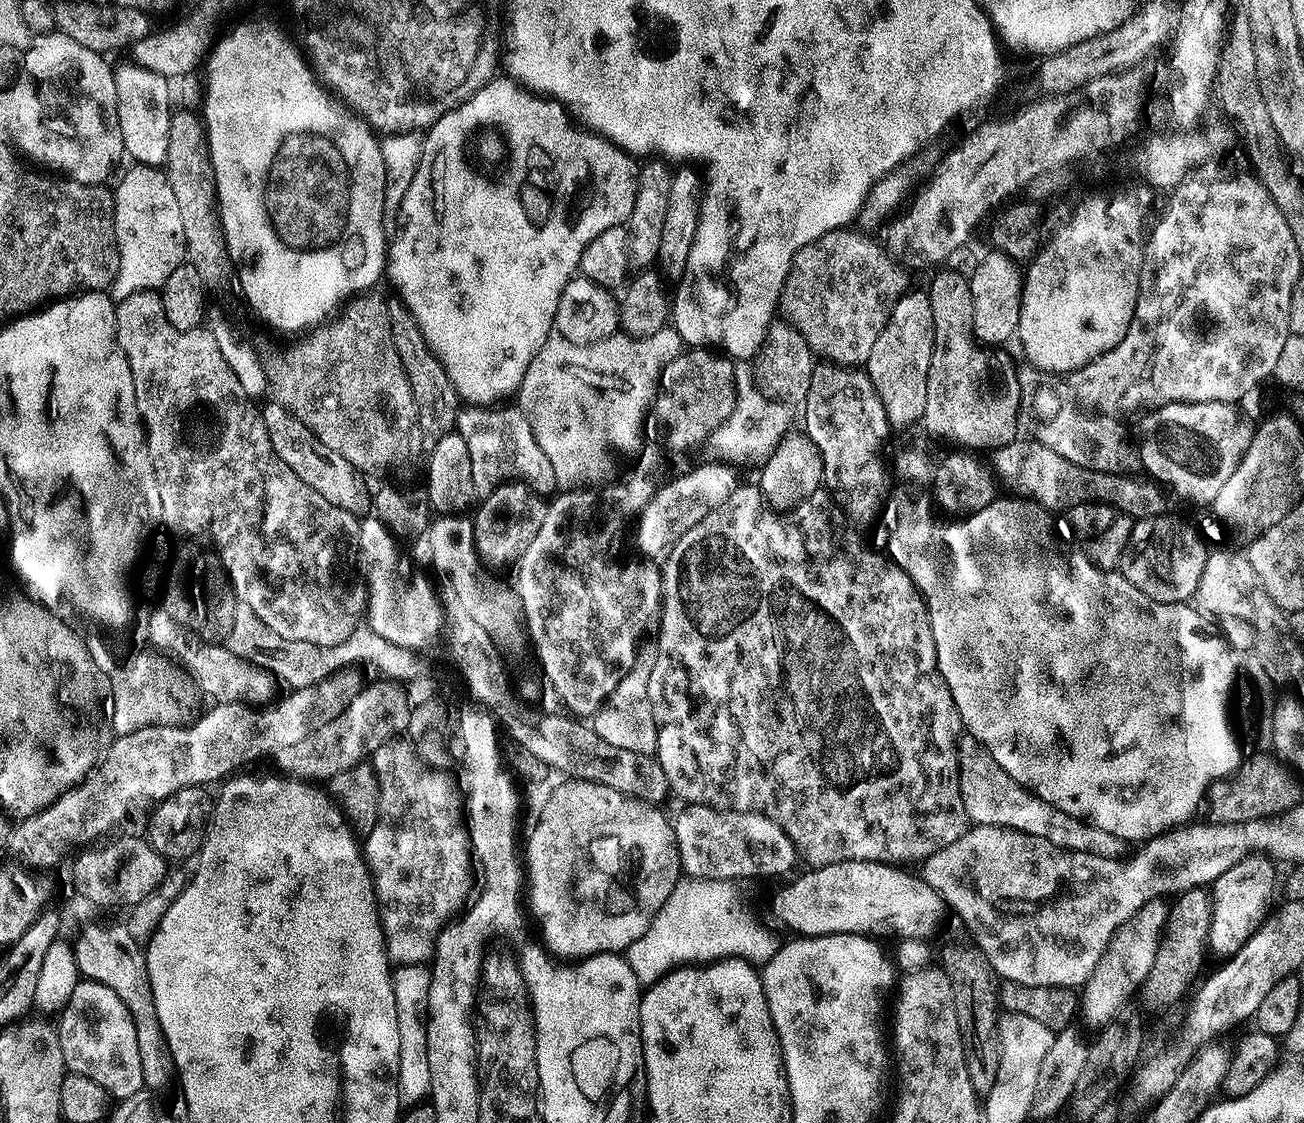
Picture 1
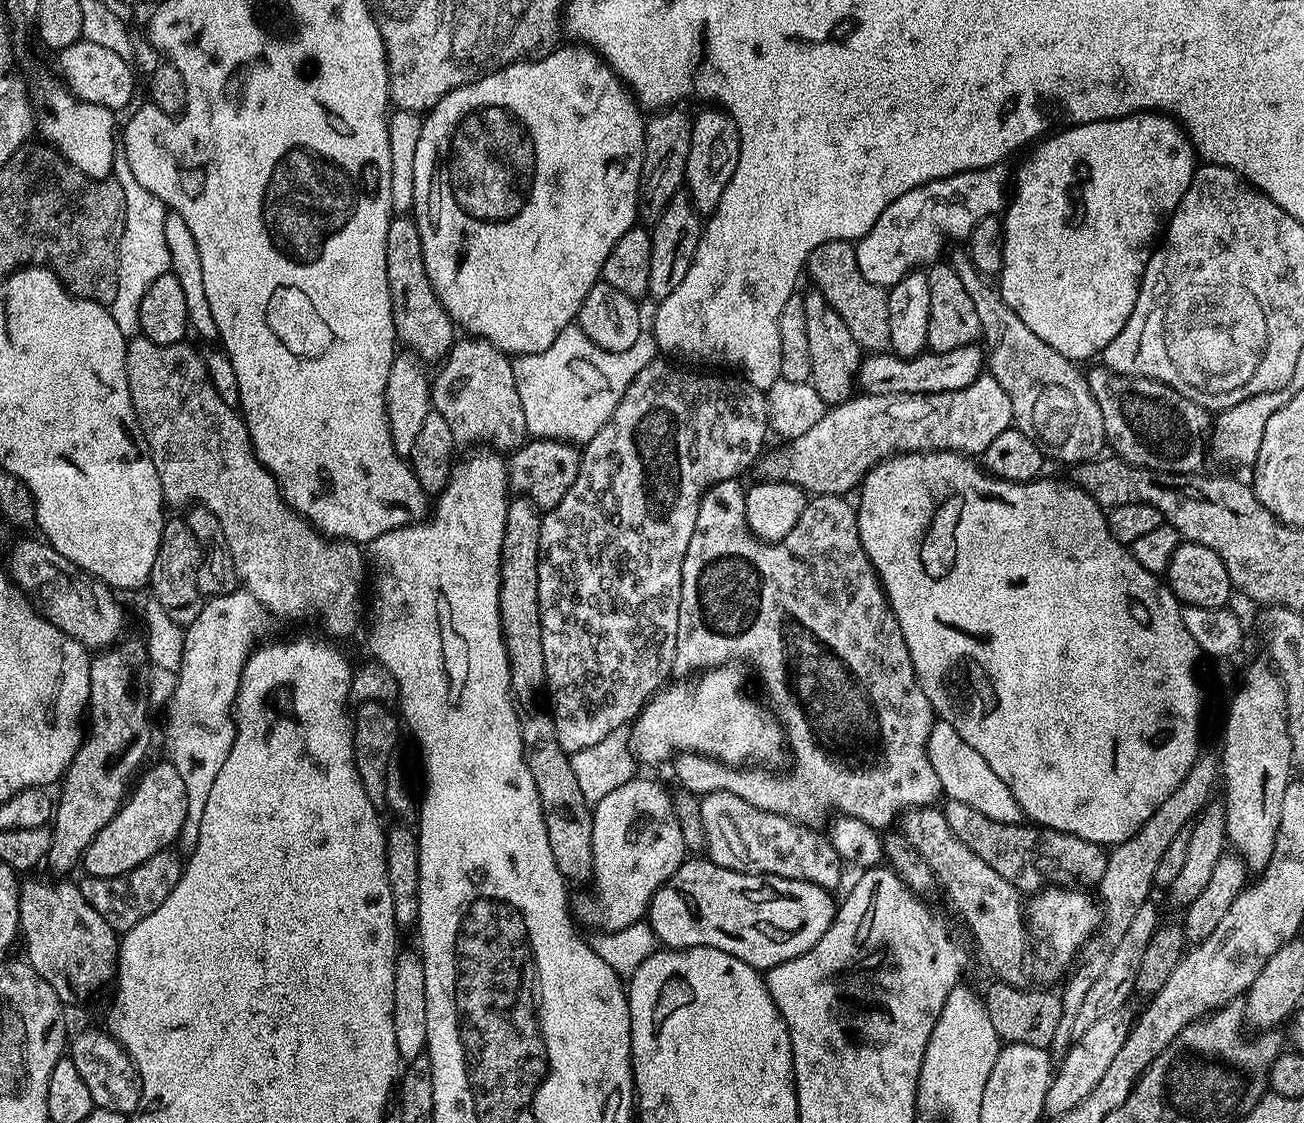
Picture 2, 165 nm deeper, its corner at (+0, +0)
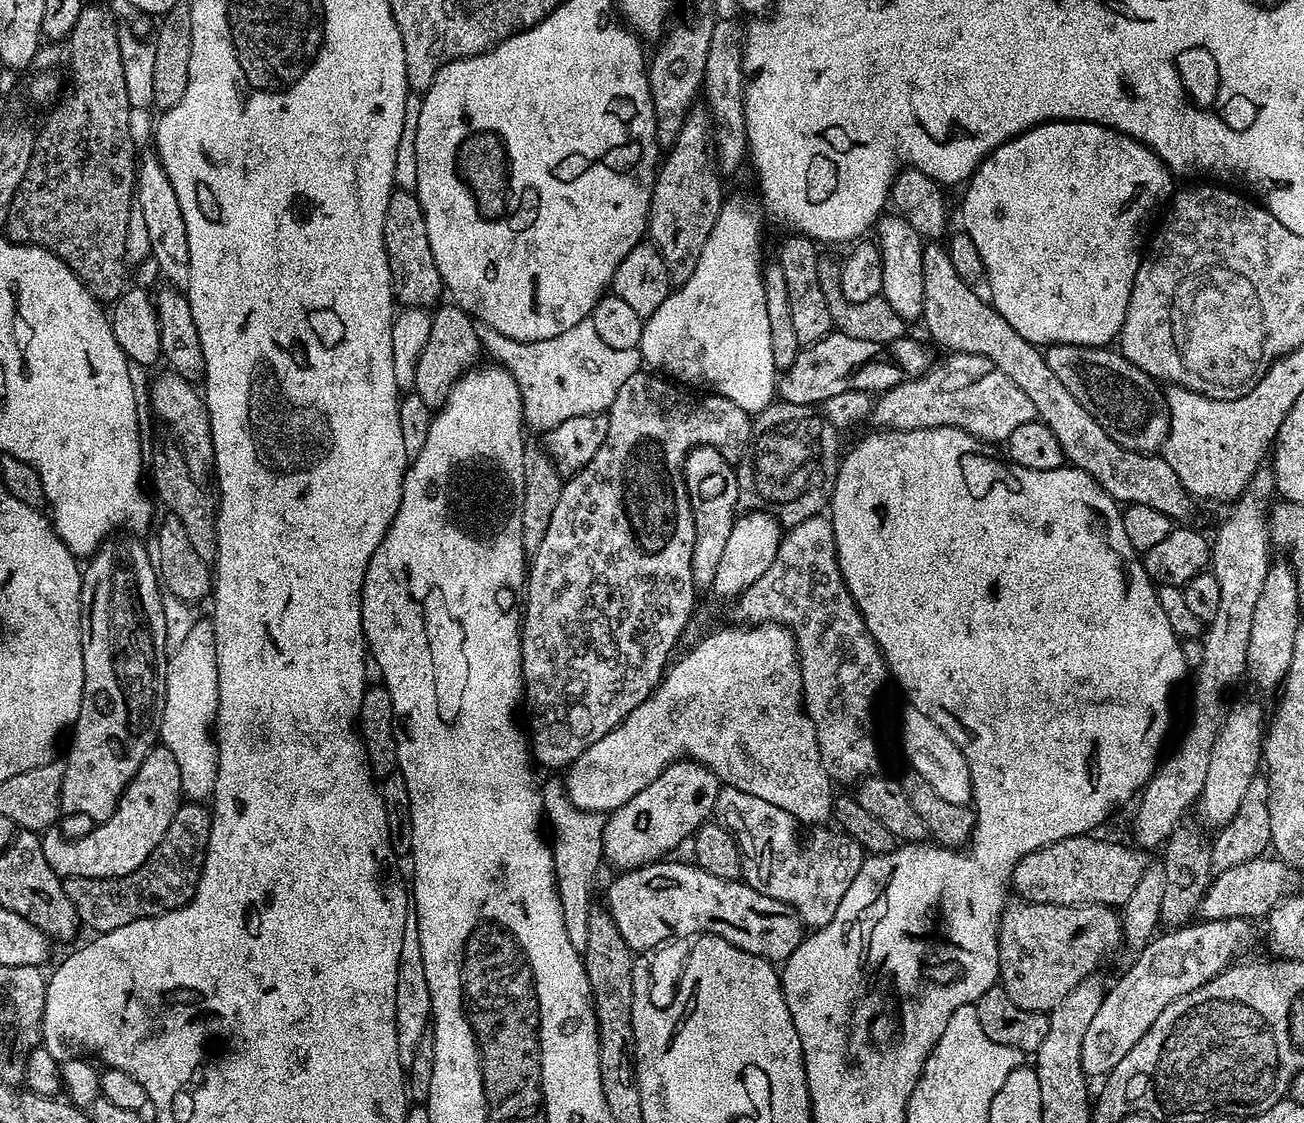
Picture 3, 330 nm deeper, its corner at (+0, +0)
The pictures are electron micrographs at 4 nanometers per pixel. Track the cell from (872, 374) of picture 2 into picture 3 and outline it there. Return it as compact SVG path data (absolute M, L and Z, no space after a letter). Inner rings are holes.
M833 330L826 338L801 347L794 366L790 366L779 377L778 396L786 404L820 406L826 398L846 394L846 390L883 394L902 382L926 375L933 364L931 354L911 338L895 340L887 348L878 342L850 338L845 332Z

